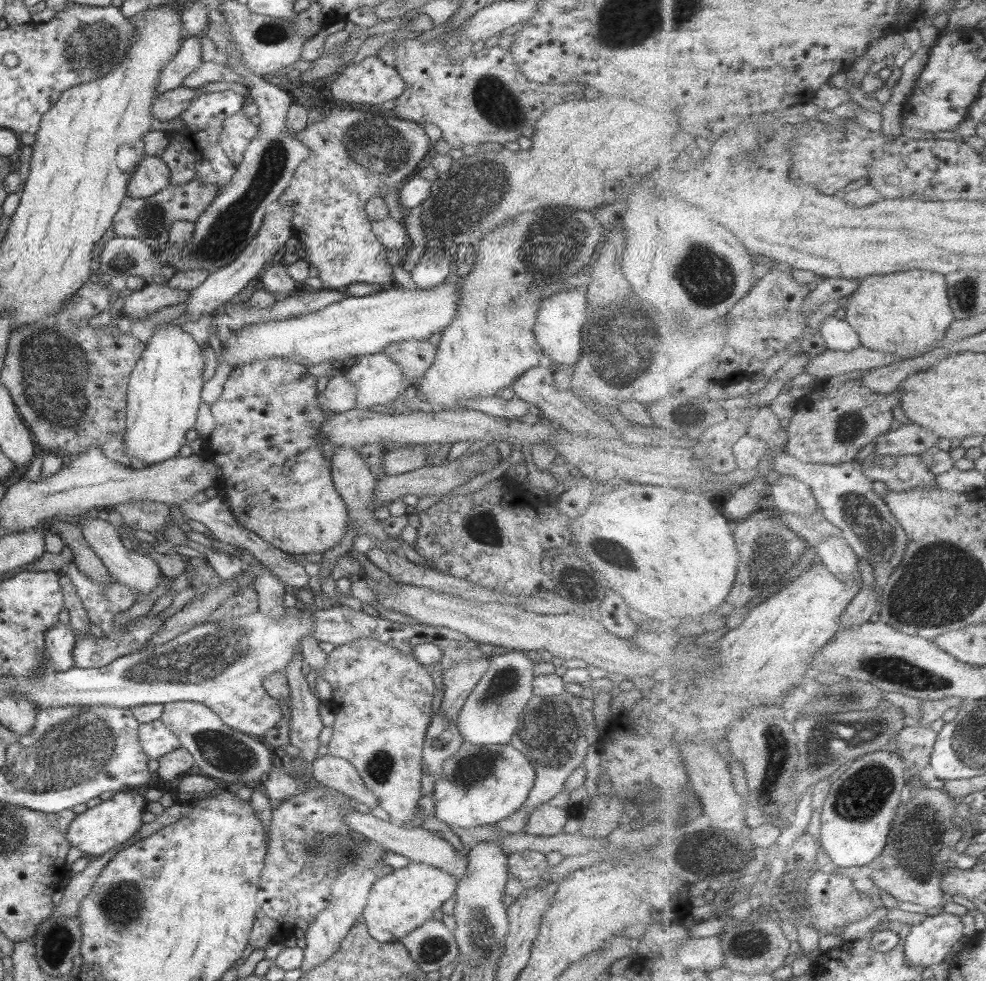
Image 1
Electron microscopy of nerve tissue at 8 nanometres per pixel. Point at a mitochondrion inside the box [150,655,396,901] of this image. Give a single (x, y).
(227, 754)

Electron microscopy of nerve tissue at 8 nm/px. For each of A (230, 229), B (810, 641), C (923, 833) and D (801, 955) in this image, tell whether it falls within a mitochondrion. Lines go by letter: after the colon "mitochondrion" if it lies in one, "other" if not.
A: mitochondrion
B: other
C: mitochondrion
D: other

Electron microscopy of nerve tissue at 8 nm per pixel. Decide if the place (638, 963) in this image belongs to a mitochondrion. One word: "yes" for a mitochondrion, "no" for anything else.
no

